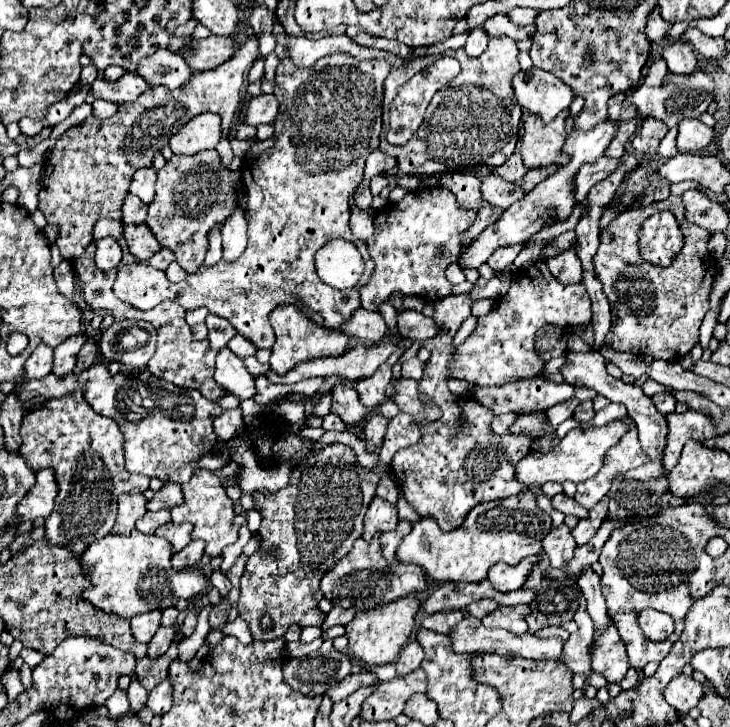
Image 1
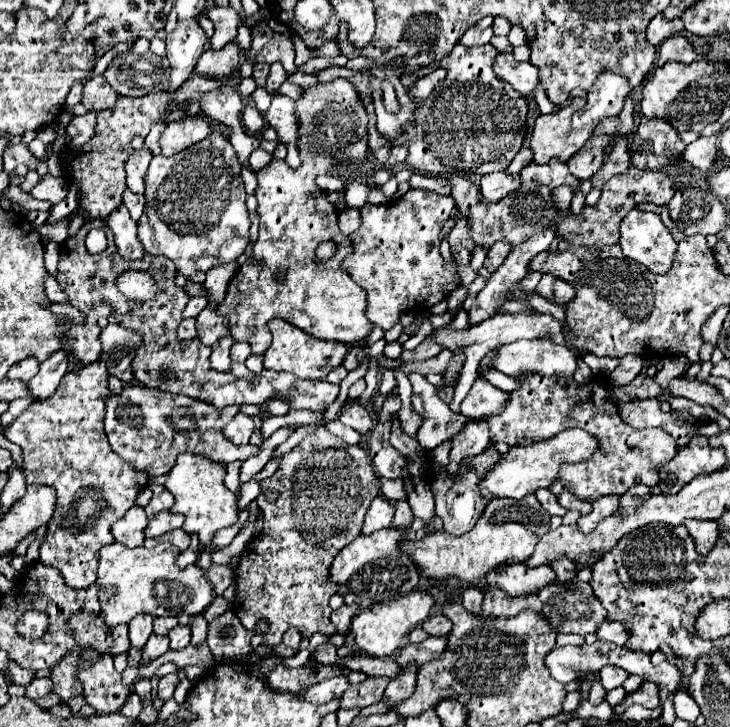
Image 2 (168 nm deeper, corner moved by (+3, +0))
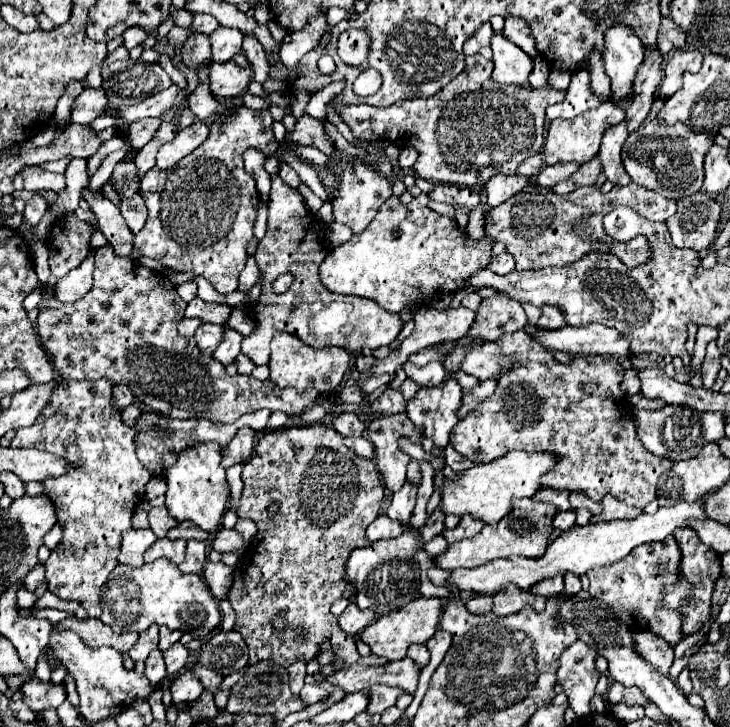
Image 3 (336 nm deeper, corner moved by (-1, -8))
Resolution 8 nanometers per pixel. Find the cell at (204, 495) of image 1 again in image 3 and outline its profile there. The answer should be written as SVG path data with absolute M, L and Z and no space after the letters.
M217 442L197 444L193 448L185 448L179 454L179 460L165 472L167 478L167 502L169 514L179 522L191 520L199 528L209 534L219 532L223 514L229 504L229 486L225 482L225 468L221 468L221 452Z

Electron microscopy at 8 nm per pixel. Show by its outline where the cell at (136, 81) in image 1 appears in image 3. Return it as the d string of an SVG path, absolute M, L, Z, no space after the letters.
M85 88L73 104L71 122L77 124L91 124L97 116L103 114L103 108L107 106L107 96L101 88Z

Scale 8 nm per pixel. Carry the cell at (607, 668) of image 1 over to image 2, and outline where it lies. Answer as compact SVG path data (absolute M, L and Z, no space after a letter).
M605 666L599 672L599 680L601 680L601 684L603 684L605 690L613 690L617 686L623 686L623 682L627 680L627 676L629 676L627 672L623 672L621 668L613 668L613 666Z

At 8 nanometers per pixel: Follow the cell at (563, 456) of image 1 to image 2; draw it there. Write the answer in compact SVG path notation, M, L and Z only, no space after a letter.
M579 428L563 430L549 440L541 440L541 442L535 442L535 444L529 444L529 446L513 446L481 478L481 482L479 482L481 496L521 500L521 498L533 494L539 488L547 488L553 480L557 480L557 472L559 472L559 466L563 462L587 460L597 450L595 446L597 446L597 442L593 440L593 436L589 436L585 430L579 430Z

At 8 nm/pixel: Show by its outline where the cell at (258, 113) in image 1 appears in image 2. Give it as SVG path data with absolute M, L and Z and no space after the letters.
M273 96L271 108L265 114L269 126L273 126L283 142L287 142L287 164L296 169L301 165L301 159L296 147L299 138L299 120L295 114L295 102L287 96Z

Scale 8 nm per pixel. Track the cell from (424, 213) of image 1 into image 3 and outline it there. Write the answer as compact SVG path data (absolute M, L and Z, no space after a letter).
M421 194L409 204L401 204L397 196L389 196L365 232L351 236L345 244L333 248L321 264L321 282L337 294L355 294L375 300L387 312L405 308L417 312L431 308L441 296L449 296L491 260L493 240L483 238L481 244L461 234L457 224L431 210L429 196Z

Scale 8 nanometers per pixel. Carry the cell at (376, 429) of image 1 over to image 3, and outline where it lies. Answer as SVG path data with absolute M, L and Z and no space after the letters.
M343 412L339 416L333 418L333 428L341 434L341 436L363 436L367 430L367 424L363 420L361 414L355 412Z

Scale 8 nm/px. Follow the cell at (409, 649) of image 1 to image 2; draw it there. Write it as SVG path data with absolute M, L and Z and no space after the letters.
M409 668L409 670L401 670L401 674L391 680L389 688L385 690L385 698L389 700L389 704L393 706L395 700L403 702L407 696L411 696L411 692L415 690L415 668Z

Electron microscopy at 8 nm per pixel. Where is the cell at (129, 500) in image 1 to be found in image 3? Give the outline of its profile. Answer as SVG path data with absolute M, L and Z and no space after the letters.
M131 528L125 536L121 536L121 554L117 560L121 564L143 566L143 554L155 540L157 538L151 528Z

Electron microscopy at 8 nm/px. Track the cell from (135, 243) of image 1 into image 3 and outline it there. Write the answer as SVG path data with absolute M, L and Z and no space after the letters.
M87 188L83 190L83 198L89 202L89 206L91 206L91 210L93 210L93 214L99 222L99 228L101 228L103 236L113 246L117 256L133 260L133 256L131 256L133 232L127 228L119 206L115 206L113 202L103 198L99 192L91 194Z

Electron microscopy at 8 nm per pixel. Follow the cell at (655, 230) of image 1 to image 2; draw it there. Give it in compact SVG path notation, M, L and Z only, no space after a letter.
M629 212L621 222L621 248L627 258L647 266L655 274L665 274L673 264L675 240L653 212Z

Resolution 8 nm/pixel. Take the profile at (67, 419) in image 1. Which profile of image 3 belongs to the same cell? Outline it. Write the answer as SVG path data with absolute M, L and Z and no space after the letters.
M61 378L61 386L53 392L51 402L43 410L41 420L37 420L29 428L19 428L15 438L11 440L11 448L41 448L45 452L63 456L71 460L67 472L59 478L49 478L43 484L45 496L51 498L57 510L57 522L63 528L63 538L57 548L51 550L47 568L49 590L63 600L79 600L91 618L101 616L99 606L99 590L109 578L111 570L117 566L117 556L121 548L121 534L131 530L131 516L137 504L145 500L145 484L151 474L141 466L135 454L135 430L121 420L121 412L113 408L113 382L111 380L65 380Z

